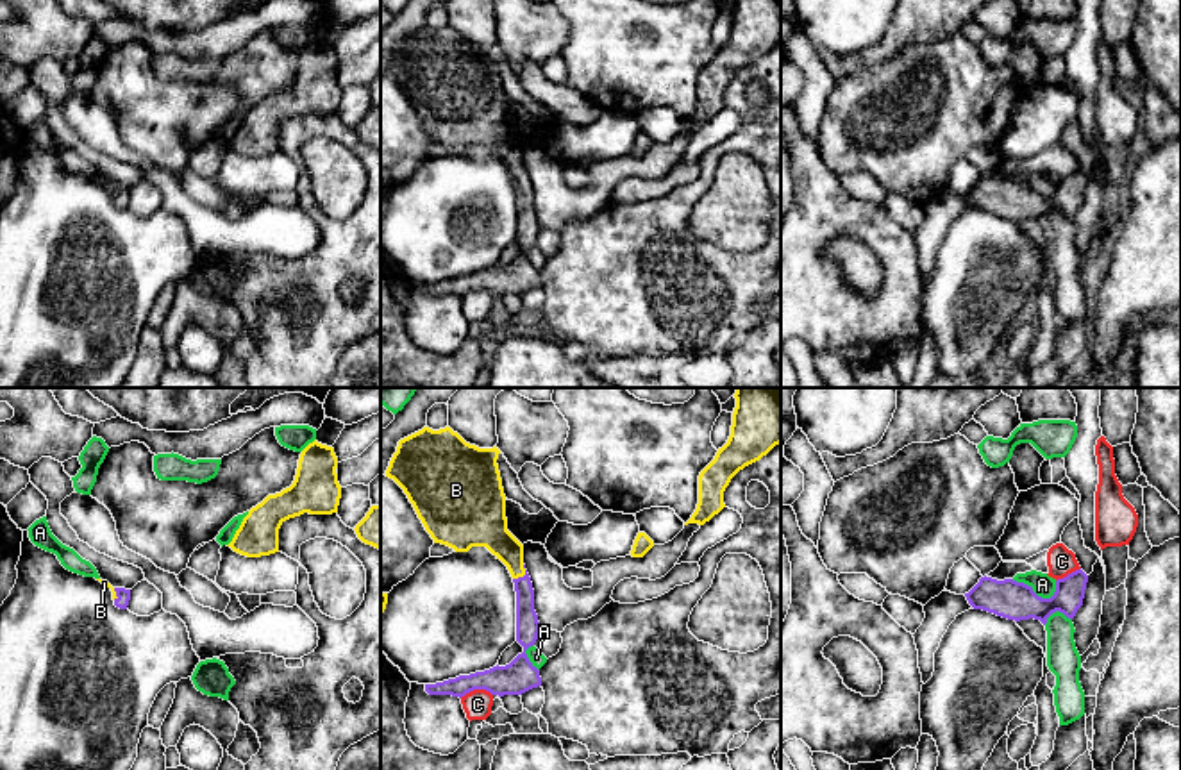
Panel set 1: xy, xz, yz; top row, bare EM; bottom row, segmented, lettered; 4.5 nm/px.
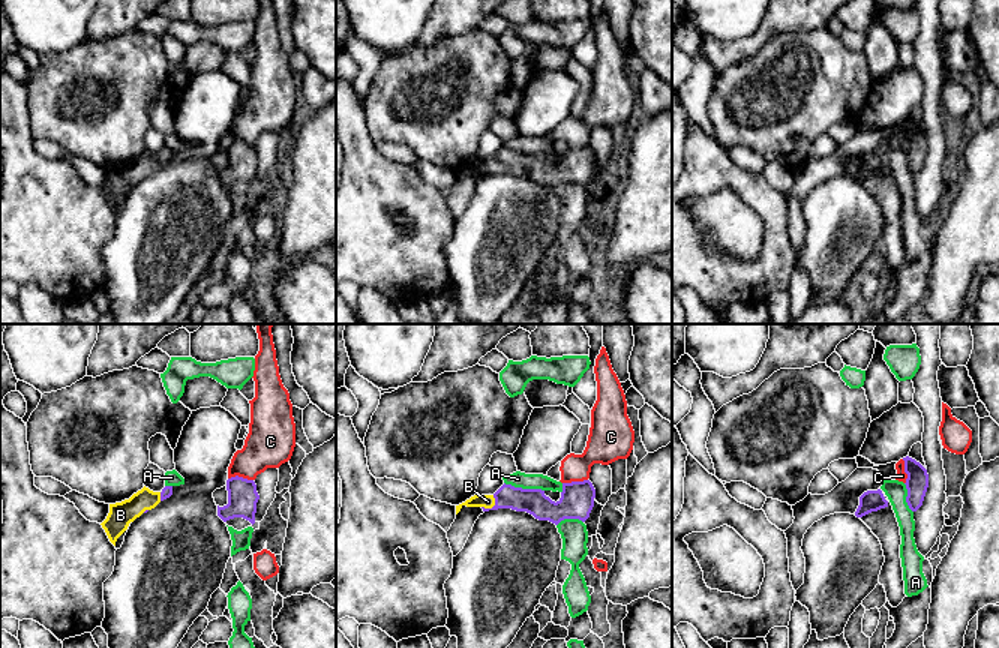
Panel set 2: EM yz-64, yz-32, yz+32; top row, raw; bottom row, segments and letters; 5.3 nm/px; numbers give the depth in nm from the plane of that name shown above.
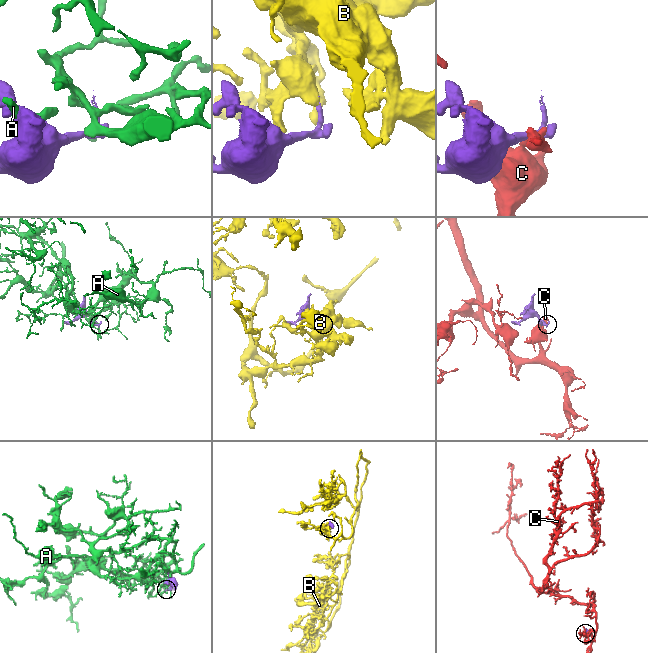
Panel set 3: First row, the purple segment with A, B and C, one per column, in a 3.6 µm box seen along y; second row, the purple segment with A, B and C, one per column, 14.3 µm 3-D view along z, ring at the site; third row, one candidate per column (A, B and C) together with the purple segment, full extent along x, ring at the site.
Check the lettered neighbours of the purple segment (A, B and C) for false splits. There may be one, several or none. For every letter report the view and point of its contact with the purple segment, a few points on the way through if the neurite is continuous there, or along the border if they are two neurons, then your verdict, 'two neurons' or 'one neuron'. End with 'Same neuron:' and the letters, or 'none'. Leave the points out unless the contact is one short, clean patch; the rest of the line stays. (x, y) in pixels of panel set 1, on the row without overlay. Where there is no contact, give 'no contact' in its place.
A: yz (1033, 192) | two neurons
B: xz (524, 175) | across xz (527, 227), (524, 175), (492, 131) | one neuron
C: xz (476, 288) | along xz (492, 293), (470, 290), (460, 297) | two neurons
Same neuron: B

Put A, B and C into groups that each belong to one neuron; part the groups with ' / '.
A / B / C

